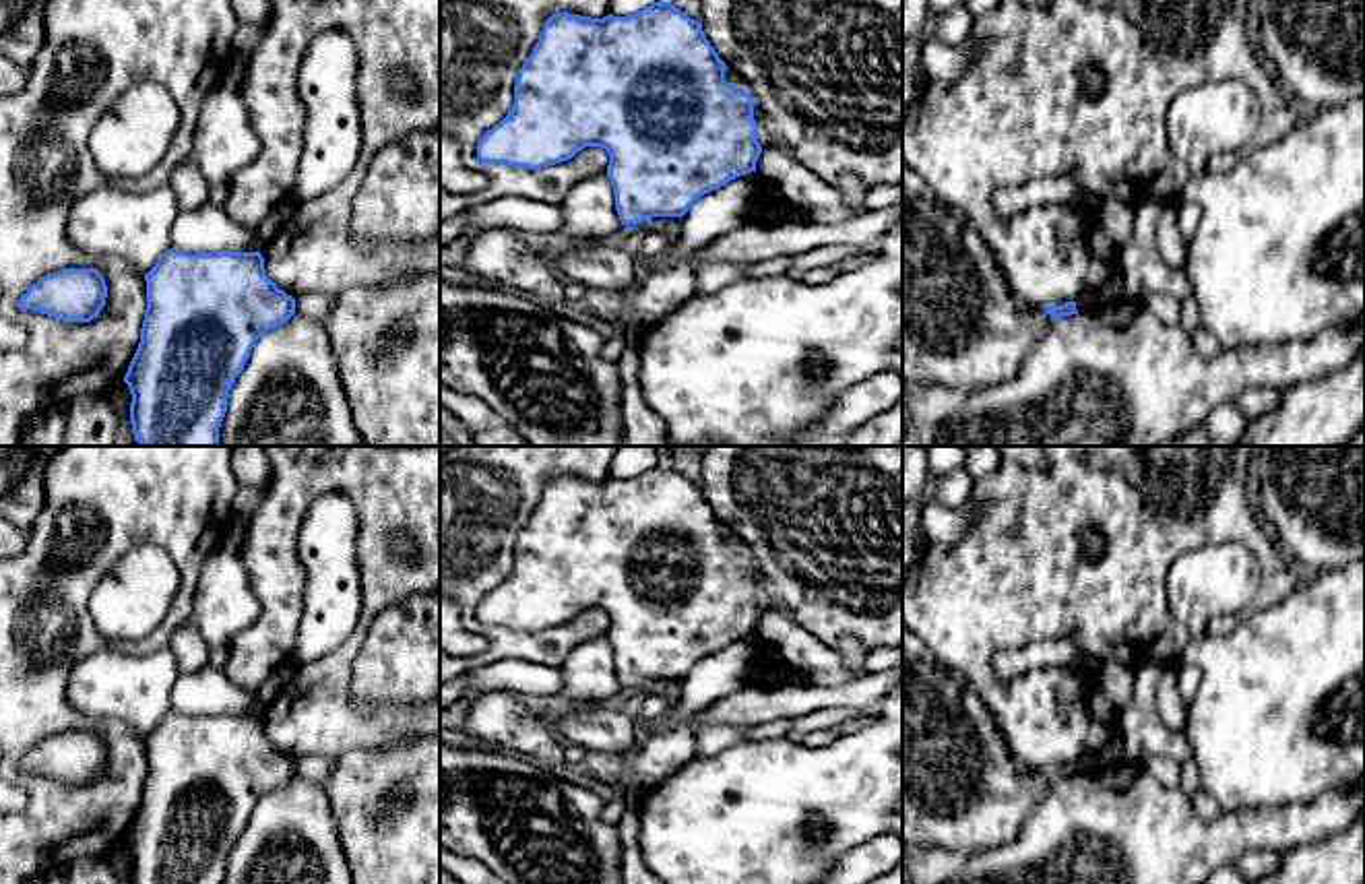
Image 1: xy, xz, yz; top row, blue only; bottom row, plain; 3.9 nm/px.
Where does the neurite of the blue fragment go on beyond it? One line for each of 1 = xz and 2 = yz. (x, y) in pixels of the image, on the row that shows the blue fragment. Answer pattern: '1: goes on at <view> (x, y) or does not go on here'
1: does not go on here
2: does not go on here

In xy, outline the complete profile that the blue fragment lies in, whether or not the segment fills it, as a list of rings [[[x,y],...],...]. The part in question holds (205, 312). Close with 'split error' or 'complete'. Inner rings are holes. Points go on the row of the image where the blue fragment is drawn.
[[[169,250],[145,275],[145,281],[147,310],[140,343],[124,376],[132,394],[130,423],[134,440],[140,446],[221,446],[219,428],[235,378],[242,374],[256,341],[295,314],[295,299],[268,279],[260,252],[211,250],[188,254]]] | complete

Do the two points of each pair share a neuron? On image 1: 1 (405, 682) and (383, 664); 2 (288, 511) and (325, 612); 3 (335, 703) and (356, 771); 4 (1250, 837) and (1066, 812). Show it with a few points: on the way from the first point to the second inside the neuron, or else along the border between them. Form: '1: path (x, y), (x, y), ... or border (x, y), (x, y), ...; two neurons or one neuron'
1: path (399, 676), (389, 666); one neuron
2: border (321, 494), (310, 504), (298, 538), (304, 585); two neurons
3: border (397, 742), (352, 748), (337, 761); two neurons
4: path (1204, 837), (1116, 837), (1112, 833); one neuron

